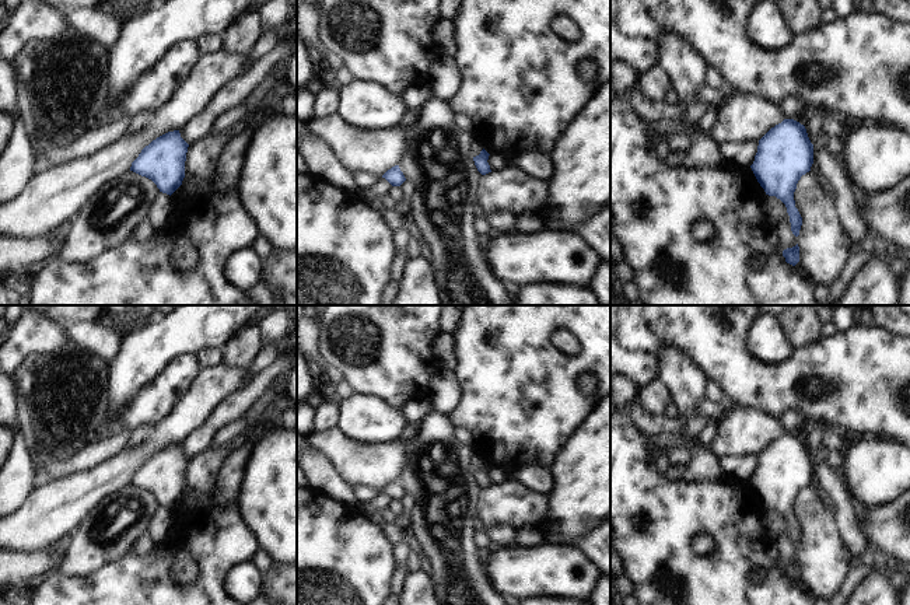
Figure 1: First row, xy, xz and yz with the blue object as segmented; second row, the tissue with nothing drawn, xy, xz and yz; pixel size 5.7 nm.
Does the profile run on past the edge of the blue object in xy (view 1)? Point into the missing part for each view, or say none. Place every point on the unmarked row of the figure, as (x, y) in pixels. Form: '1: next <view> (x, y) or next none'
1: next none

